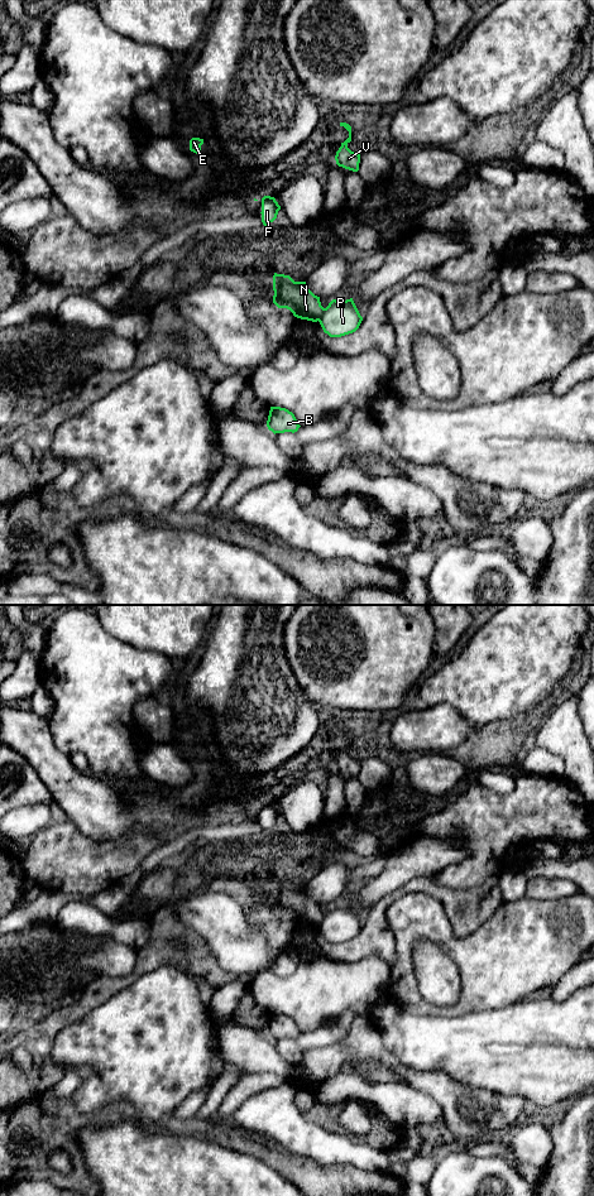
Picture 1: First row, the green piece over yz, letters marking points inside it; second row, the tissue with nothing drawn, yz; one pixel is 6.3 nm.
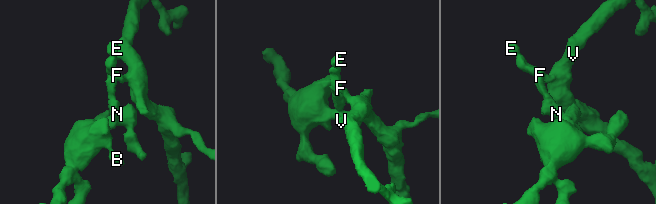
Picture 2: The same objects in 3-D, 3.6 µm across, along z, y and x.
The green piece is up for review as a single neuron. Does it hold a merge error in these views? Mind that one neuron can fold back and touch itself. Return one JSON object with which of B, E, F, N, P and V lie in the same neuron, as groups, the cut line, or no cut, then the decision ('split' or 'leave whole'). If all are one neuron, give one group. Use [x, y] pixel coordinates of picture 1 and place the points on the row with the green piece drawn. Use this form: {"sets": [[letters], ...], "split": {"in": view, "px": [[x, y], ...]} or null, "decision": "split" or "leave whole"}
{"sets": [["B", "P"], ["E", "F", "N", "V"]], "split": {"in": "yz", "px": [[325, 308], [319, 321]]}, "decision": "split"}

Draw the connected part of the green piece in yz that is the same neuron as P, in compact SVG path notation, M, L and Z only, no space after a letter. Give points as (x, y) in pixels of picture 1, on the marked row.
M353 298L346 301L332 299L324 309L320 325L330 337L341 337L355 332L363 317L360 316Z

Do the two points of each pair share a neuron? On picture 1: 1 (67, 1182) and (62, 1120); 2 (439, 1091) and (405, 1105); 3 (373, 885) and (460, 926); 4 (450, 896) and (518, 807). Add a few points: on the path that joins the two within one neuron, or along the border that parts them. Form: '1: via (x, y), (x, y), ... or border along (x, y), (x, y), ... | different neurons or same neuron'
1: via (76, 1167), (75, 1152), (62, 1136) | same neuron
2: border along (410, 1084), (429, 1094), (439, 1104), (442, 1117) | different neurons
3: border along (413, 878), (383, 896), (369, 909) | different neurons
4: border along (432, 877), (454, 888), (474, 888), (484, 882) | different neurons

